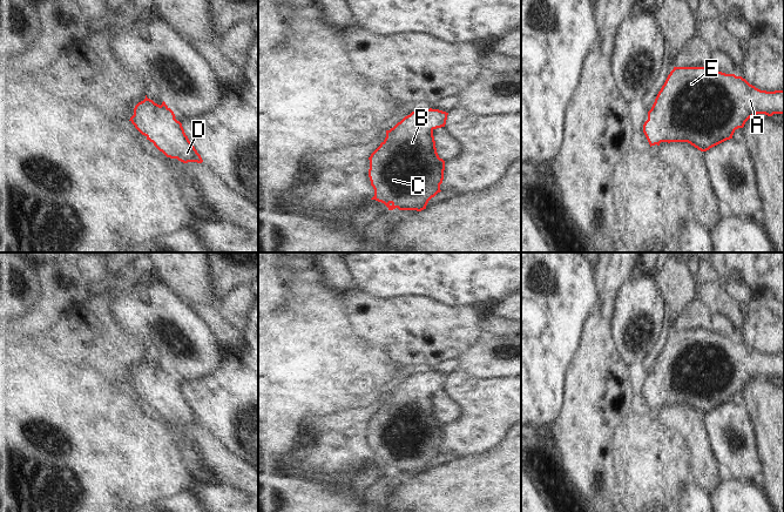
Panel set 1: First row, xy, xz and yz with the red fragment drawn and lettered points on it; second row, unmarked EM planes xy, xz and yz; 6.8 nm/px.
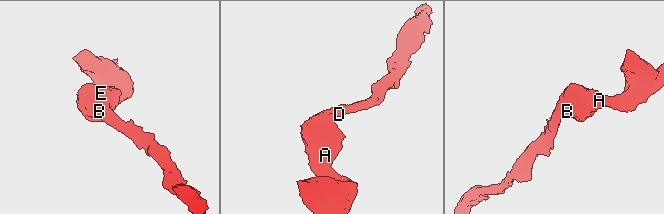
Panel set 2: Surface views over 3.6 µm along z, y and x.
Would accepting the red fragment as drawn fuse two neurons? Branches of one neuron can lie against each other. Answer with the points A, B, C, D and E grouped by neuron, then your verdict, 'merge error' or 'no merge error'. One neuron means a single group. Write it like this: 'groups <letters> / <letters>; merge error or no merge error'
groups A B C D E; no merge error

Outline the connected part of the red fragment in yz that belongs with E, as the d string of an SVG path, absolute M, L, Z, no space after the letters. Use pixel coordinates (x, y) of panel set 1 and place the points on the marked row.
M674 67L648 112L643 133L650 147L661 142L688 142L707 151L732 139L735 130L743 128L757 114L784 115L784 89L761 90L742 76L710 67Z

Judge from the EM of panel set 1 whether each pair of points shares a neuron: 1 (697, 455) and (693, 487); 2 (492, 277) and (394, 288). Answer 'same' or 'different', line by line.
1: different
2: same

